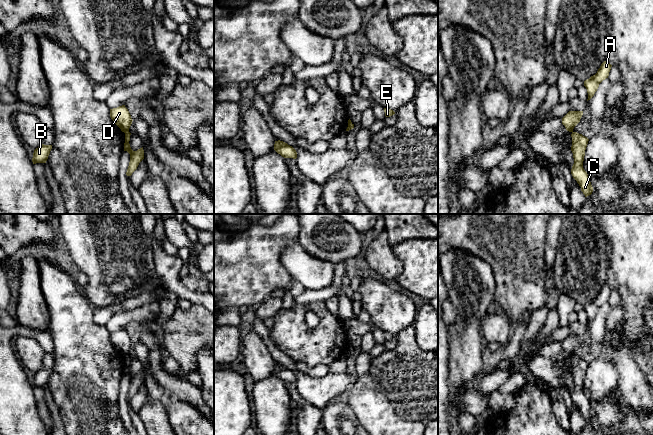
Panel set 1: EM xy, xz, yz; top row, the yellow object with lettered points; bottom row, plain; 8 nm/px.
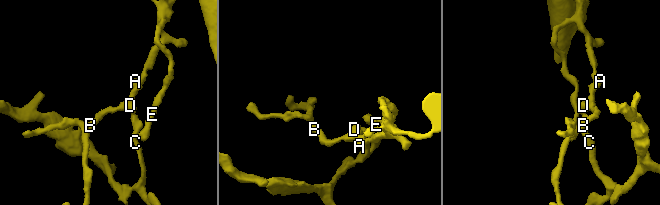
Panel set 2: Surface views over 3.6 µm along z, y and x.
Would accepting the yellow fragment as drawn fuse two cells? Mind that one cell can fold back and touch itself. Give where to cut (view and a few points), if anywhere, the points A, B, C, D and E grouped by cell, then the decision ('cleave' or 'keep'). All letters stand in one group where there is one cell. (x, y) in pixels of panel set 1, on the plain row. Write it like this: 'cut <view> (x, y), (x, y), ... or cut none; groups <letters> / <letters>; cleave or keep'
cut xy (128, 355), (125, 357); groups A B D E / C; cleave

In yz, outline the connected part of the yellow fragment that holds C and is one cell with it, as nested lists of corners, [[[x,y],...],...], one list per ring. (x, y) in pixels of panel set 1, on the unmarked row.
[[[572,356],[571,361],[571,375],[573,377],[574,382],[574,388],[571,393],[571,398],[581,411],[581,415],[583,416],[585,421],[587,421],[593,416],[593,411],[591,409],[590,402],[583,392],[585,374],[589,363],[577,356]]]

